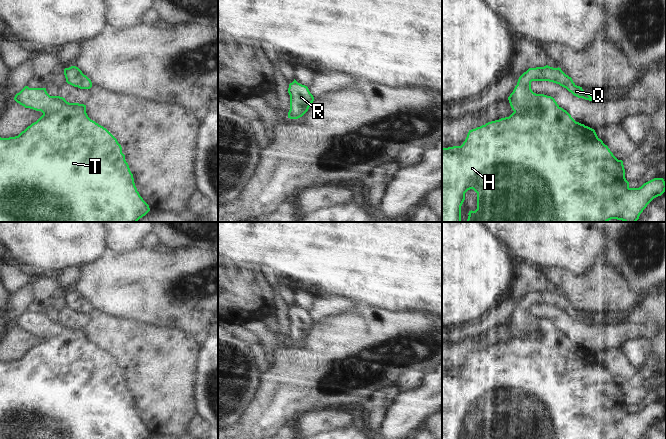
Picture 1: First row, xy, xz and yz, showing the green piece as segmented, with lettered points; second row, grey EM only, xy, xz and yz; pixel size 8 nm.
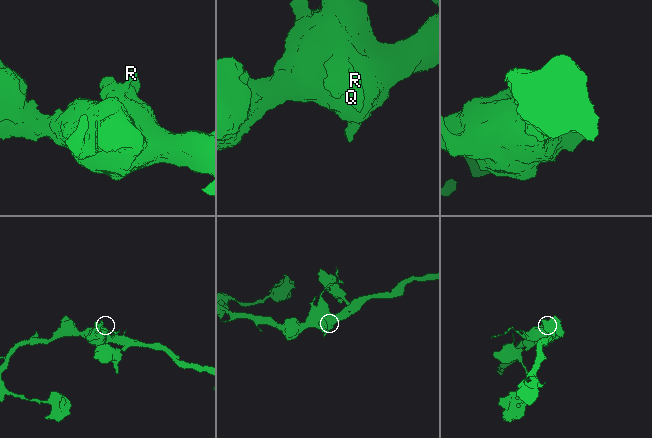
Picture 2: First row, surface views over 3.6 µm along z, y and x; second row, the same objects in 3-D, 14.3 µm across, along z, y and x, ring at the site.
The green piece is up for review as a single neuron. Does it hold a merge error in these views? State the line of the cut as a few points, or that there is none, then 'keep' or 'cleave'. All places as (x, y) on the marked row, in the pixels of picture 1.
no cut; keep

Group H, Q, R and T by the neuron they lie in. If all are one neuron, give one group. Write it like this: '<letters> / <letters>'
H Q R T

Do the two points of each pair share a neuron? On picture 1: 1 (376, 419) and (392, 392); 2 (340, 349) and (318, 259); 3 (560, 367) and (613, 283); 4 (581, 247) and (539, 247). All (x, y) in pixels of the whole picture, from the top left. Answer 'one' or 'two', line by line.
1: one
2: two
3: two
4: one

